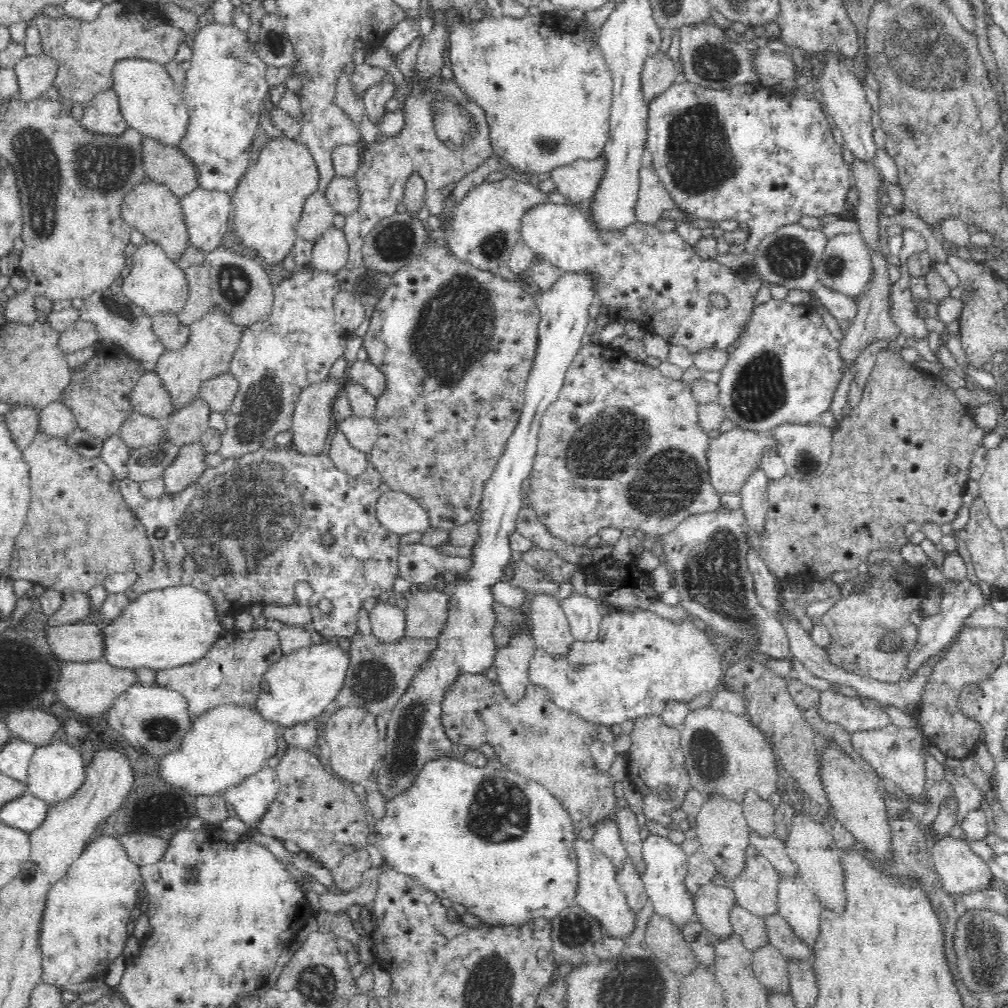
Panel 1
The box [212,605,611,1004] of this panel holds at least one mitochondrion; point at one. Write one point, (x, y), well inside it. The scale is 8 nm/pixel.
(502, 815)

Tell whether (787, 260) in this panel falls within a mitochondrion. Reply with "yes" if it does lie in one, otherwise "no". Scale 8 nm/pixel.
yes

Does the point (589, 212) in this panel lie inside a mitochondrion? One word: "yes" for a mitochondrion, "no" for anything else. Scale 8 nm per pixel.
no

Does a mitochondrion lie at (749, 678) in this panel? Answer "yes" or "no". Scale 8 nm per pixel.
no

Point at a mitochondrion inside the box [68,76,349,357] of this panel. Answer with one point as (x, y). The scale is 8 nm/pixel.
(113, 163)

